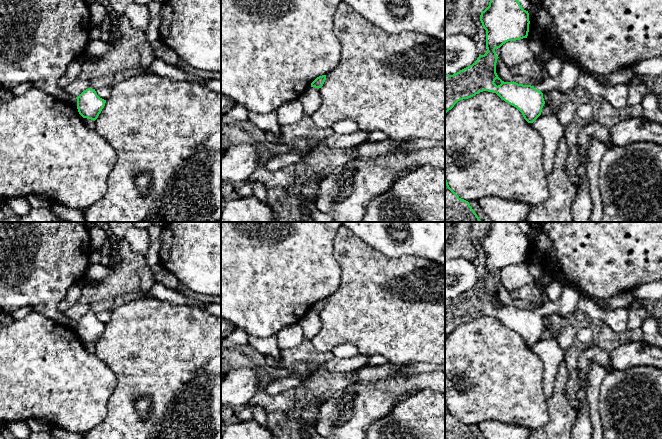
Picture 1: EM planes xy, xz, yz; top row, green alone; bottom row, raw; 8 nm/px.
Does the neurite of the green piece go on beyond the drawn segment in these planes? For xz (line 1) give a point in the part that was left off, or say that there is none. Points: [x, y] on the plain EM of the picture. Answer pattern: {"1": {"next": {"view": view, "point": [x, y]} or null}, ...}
{"1": {"next": null}}

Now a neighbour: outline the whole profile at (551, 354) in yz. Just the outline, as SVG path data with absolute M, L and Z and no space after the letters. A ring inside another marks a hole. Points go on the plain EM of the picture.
M552 338L540 339L532 349L544 364L542 384L545 397L548 400L553 394L556 374L560 363L565 358L565 353L556 340Z

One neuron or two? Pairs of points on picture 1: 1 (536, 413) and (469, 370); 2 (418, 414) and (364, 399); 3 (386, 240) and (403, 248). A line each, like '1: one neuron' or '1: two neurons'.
1: one neuron
2: two neurons
3: one neuron

